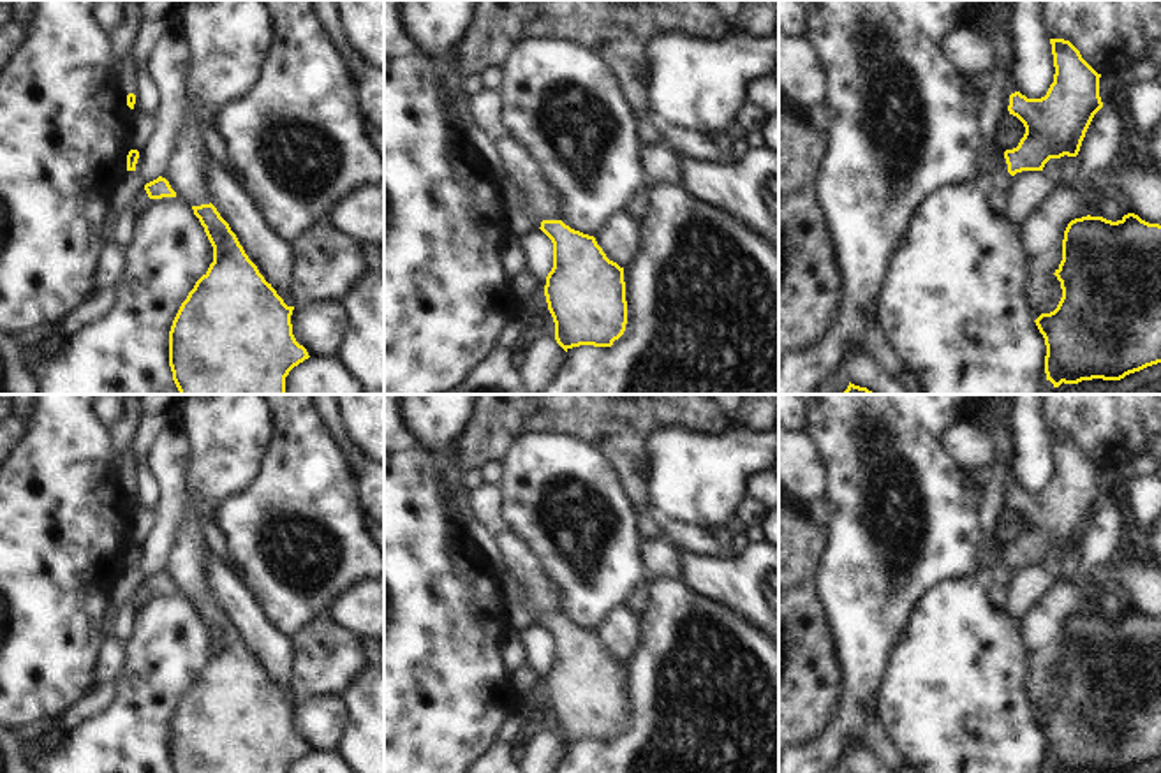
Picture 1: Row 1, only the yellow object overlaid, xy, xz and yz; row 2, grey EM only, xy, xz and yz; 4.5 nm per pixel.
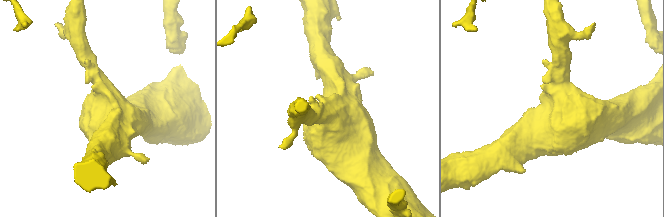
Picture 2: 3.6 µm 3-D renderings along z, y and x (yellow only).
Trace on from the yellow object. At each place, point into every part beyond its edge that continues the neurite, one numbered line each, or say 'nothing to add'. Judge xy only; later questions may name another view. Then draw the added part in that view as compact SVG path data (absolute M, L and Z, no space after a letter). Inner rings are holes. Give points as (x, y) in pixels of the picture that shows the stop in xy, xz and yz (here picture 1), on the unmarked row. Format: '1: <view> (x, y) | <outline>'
1: xy (141, 594) | M143 583L134 590L134 593L127 599L129 604L132 604L136 609L144 604L152 593L148 592L146 585Z

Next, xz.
1: xz (511, 588) | M502 574L502 588L504 588L504 595L506 595L506 600L507 600L507 606L509 606L509 607L518 606L518 607L529 611L529 613L534 616L536 623L541 622L541 616L543 616L543 615L536 613L532 607L529 607L529 606L520 599L520 595L521 595L521 586L520 586L514 579L511 579L509 576Z

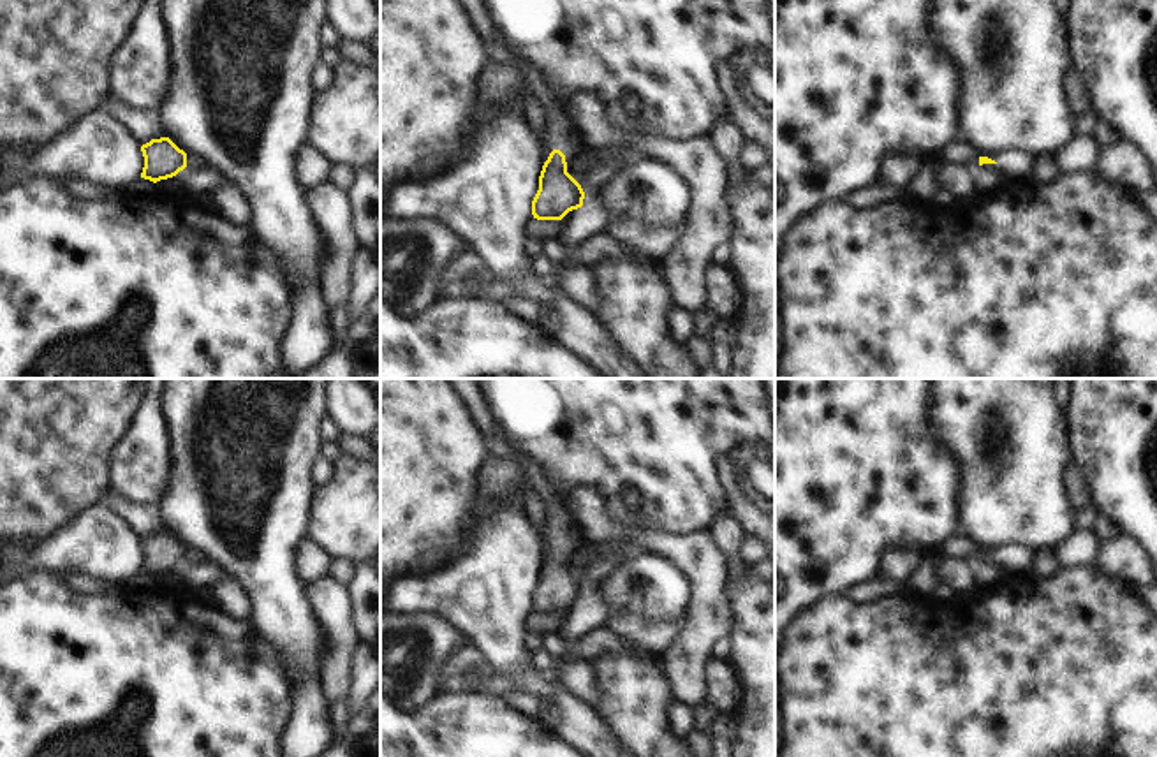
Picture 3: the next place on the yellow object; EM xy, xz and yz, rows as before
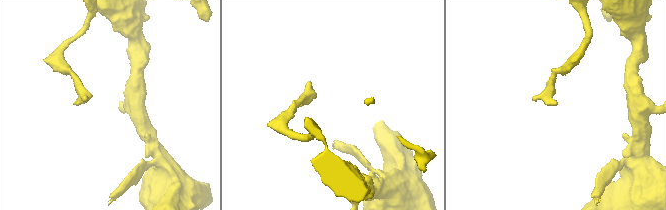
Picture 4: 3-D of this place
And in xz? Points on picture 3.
1: xz (559, 527) | M446 378L446 380L453 387L453 391L460 396L479 433L483 437L491 435L505 440L504 433L491 421L477 378ZM507 442L507 445L518 456L527 459L527 477L544 503L544 523L541 528L542 556L548 555L553 544L560 544L565 549L567 558L572 556L581 548L583 542L581 528L578 526L574 518L567 512L567 507L562 505L560 498L549 486L539 465L534 459L527 458L525 452L521 452L514 444Z

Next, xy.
nothing to add

